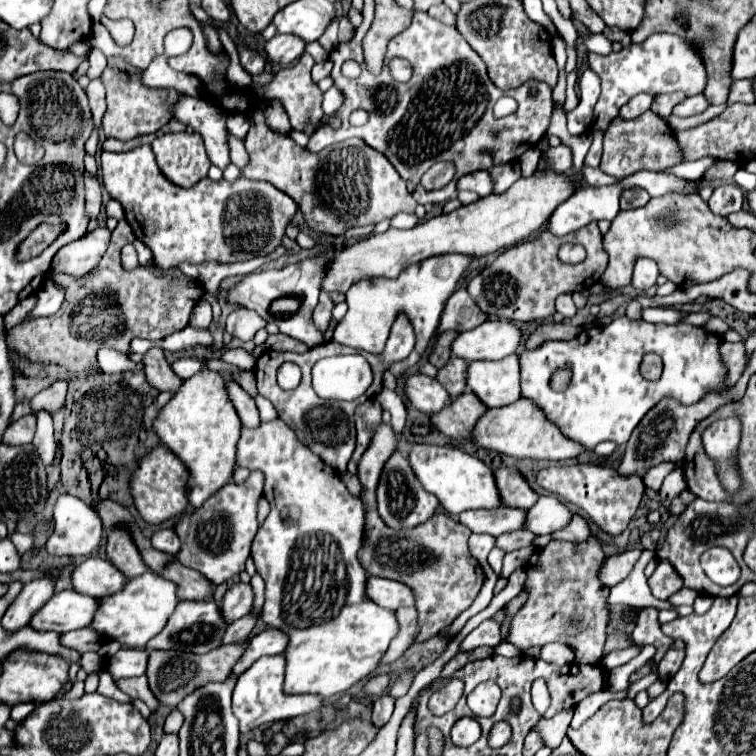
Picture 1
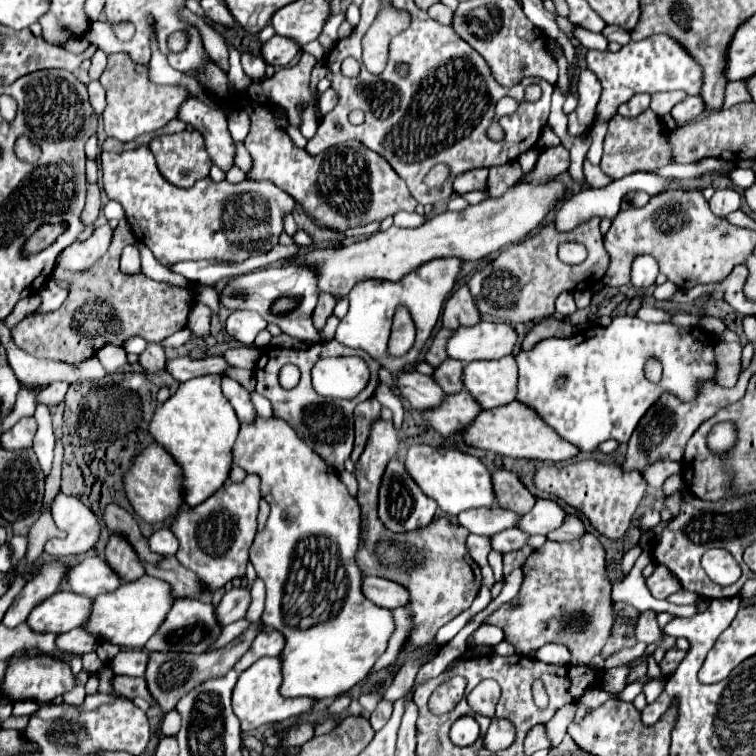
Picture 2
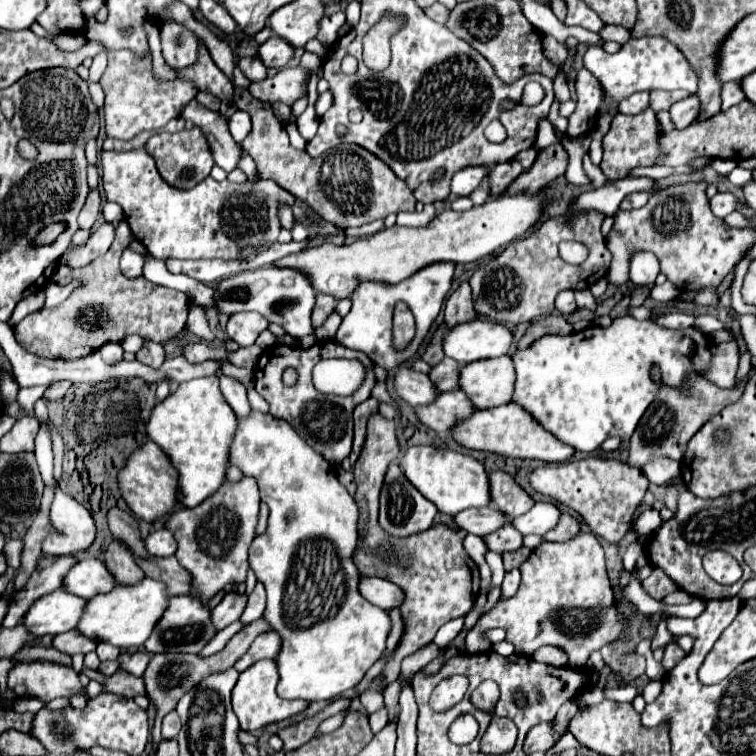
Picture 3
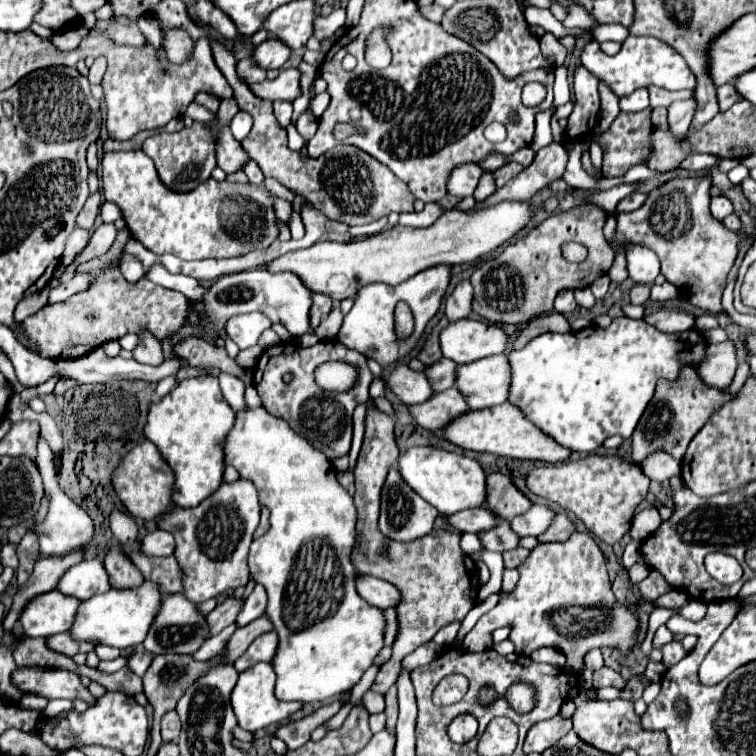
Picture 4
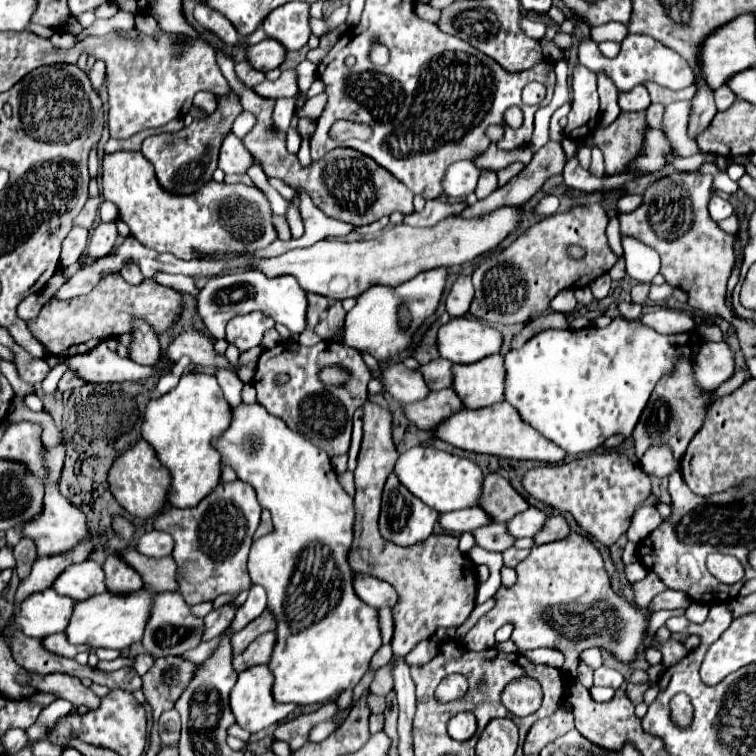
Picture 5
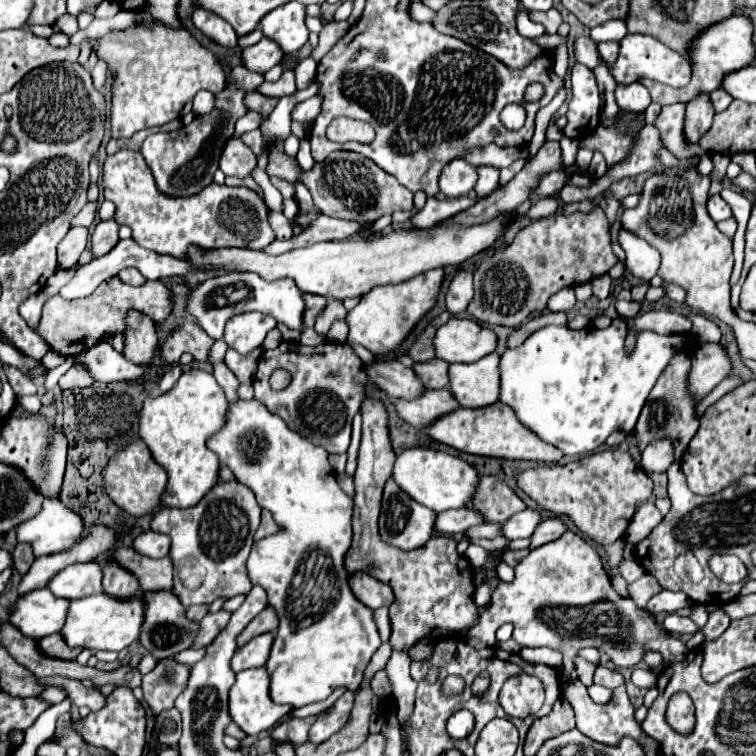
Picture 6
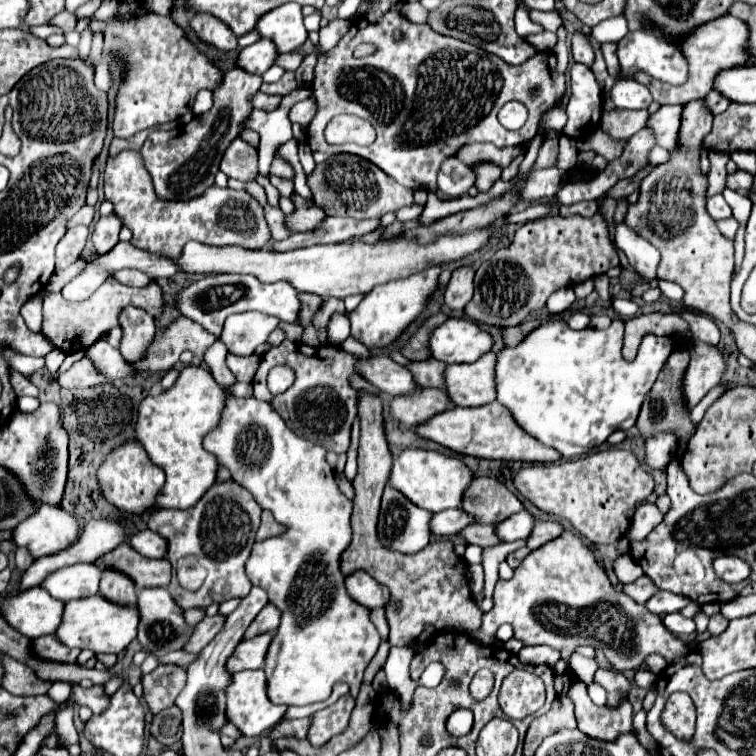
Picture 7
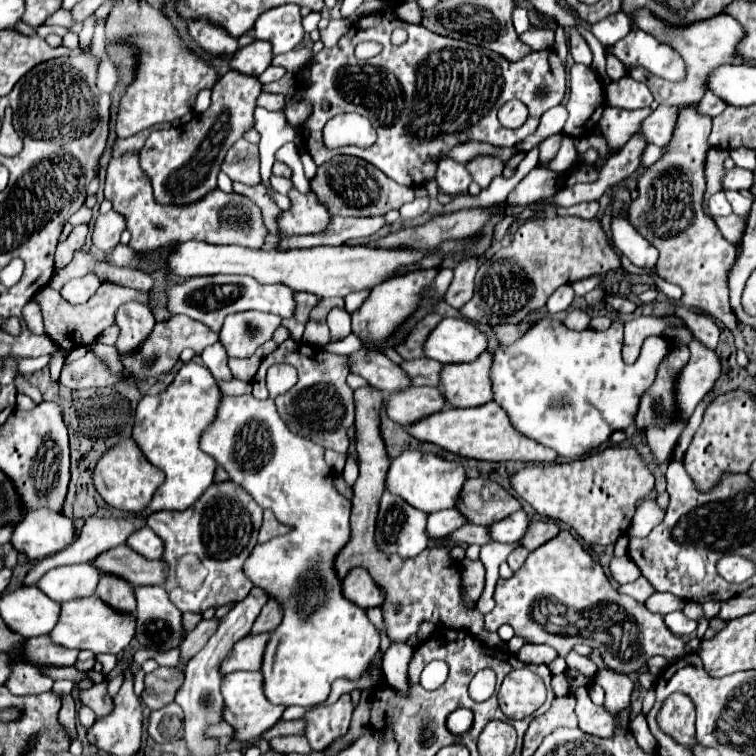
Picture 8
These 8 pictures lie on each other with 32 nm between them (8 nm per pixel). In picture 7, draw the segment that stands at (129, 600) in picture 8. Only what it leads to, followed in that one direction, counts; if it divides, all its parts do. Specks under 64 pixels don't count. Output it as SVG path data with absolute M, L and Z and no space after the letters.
M102 570L100 590L98 594L118 606L134 606L136 604L136 586L128 576L122 576L114 570Z

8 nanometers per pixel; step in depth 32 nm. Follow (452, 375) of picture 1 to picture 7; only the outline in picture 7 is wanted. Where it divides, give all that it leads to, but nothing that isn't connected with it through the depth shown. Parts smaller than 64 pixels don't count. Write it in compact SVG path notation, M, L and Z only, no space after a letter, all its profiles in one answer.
M420 360L420 362L408 362L406 368L412 372L412 378L418 386L424 388L442 388L444 380L442 380L442 372L446 368L446 364L442 364L440 360Z

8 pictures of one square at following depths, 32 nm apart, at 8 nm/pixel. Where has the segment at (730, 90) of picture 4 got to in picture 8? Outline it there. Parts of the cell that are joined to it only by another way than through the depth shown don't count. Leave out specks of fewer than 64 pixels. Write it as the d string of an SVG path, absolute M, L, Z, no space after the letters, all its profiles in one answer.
M706 92L704 98L698 102L698 110L700 110L702 114L710 116L710 118L718 116L724 108L726 108L726 104L722 104L722 102L712 94L712 92Z

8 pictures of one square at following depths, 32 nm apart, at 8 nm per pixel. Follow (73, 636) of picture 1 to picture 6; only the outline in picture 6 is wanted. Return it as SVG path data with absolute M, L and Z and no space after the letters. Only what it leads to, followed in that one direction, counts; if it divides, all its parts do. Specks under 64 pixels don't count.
M58 634L40 638L38 650L50 658L60 658L60 660L76 660L76 656L82 652L82 648L66 648L66 644L62 644L62 636Z

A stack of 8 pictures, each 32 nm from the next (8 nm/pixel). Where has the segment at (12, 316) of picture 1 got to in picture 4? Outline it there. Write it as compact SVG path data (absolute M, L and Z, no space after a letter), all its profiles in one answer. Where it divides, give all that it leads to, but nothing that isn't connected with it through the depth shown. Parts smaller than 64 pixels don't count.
M52 278L45 288L42 289L42 292L36 292L34 296L26 296L18 306L16 306L16 320L26 320L28 316L34 316L42 306L48 304L48 292L52 288L55 288L60 285L60 282L56 278Z

